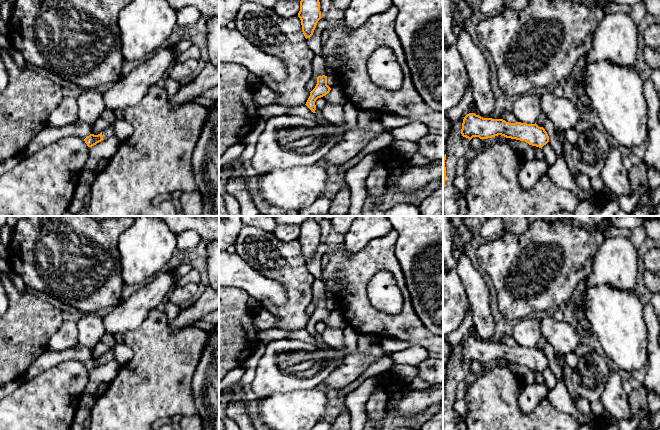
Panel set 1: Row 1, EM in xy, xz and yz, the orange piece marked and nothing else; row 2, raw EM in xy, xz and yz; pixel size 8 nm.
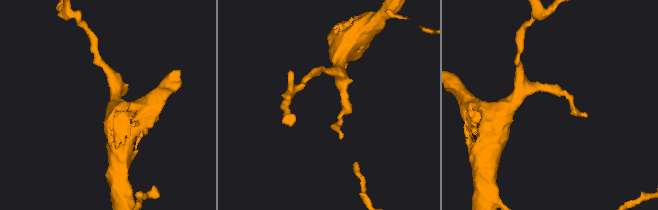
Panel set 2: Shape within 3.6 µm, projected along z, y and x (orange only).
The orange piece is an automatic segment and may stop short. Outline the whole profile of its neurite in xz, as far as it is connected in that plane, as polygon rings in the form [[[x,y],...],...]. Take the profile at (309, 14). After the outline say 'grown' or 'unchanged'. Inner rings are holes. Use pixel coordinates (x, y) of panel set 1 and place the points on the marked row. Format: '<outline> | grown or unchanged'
[[[301,0],[298,17],[301,20],[302,32],[305,38],[310,38],[318,21],[322,18],[319,0]]] | unchanged

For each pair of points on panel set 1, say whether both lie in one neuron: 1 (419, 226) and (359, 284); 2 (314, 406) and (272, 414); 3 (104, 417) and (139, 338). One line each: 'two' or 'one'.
1: two
2: one
3: one

